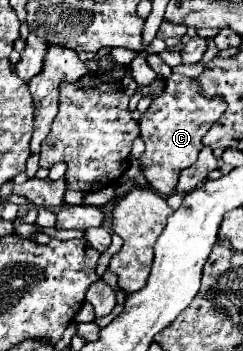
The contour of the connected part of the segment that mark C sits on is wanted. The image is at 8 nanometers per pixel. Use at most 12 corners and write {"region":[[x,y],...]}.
{"region":[[175,73],[140,118],[142,168],[162,196],[224,114]]}

